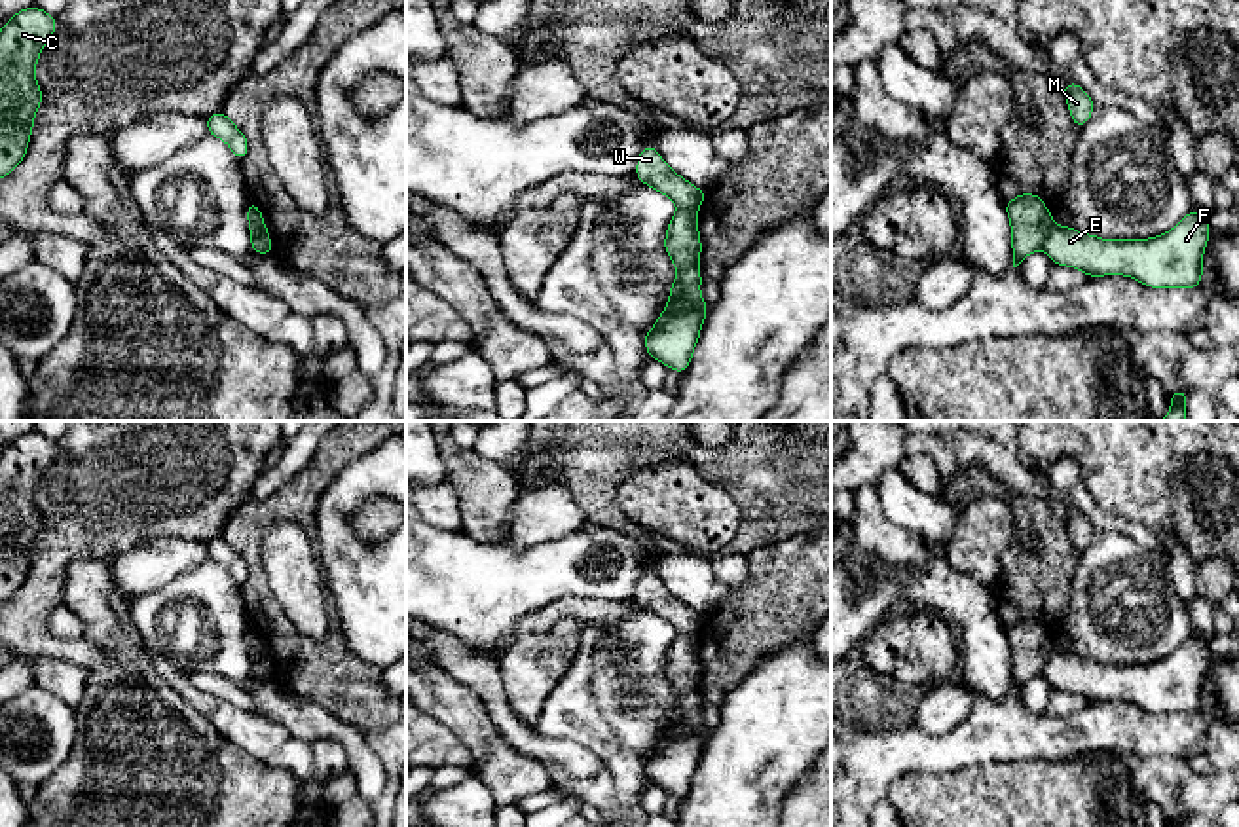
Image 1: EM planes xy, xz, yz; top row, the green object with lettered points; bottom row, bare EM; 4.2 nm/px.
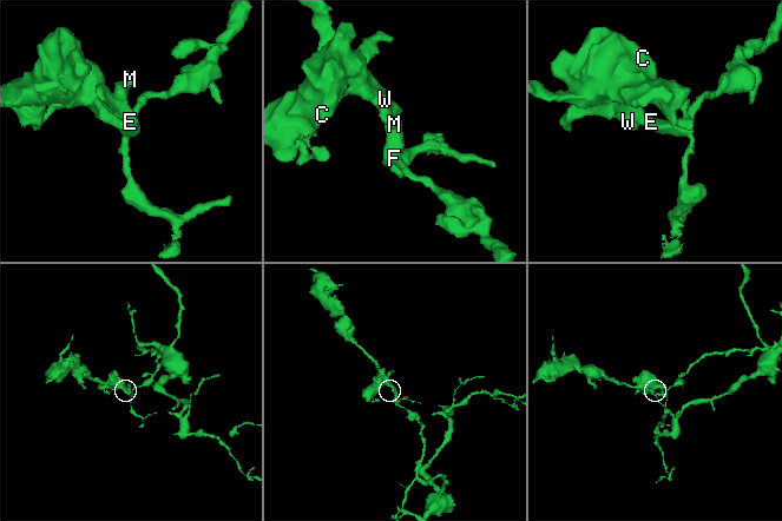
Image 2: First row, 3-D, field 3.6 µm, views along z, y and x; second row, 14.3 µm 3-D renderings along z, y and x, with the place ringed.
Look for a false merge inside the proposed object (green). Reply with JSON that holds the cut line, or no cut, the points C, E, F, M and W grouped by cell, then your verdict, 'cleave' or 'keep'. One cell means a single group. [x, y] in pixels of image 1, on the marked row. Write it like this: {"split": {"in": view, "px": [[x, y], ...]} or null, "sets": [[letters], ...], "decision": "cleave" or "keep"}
{"split": {"in": "yz", "px": [[1052, 222], [1040, 247]]}, "sets": [["C", "M", "W"], ["E", "F"]], "decision": "cleave"}

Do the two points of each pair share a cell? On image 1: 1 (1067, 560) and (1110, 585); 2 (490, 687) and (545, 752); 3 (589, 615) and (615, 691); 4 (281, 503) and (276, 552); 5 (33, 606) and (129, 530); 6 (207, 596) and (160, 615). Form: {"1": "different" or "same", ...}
{"1": "different", "2": "same", "3": "different", "4": "different", "5": "same", "6": "same"}

